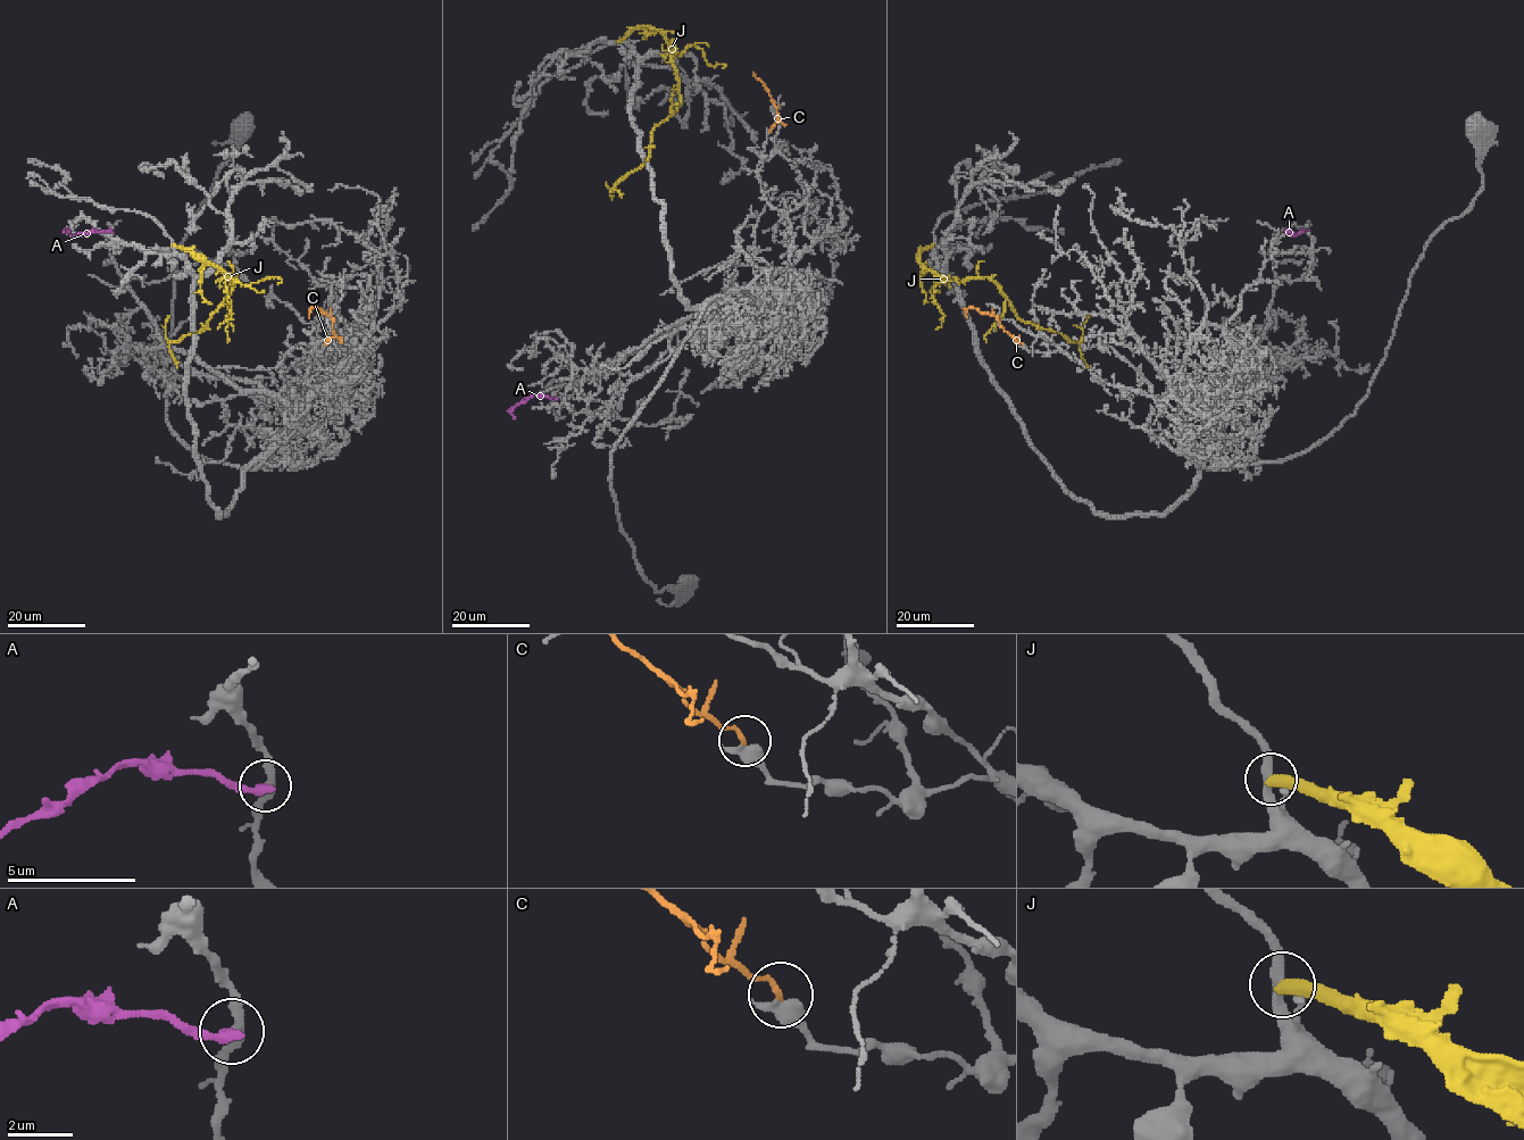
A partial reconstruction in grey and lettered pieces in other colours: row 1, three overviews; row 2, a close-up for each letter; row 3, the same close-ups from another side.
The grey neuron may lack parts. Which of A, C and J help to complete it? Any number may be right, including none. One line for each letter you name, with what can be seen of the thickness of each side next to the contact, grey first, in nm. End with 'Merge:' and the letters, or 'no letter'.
Merge: no letter

